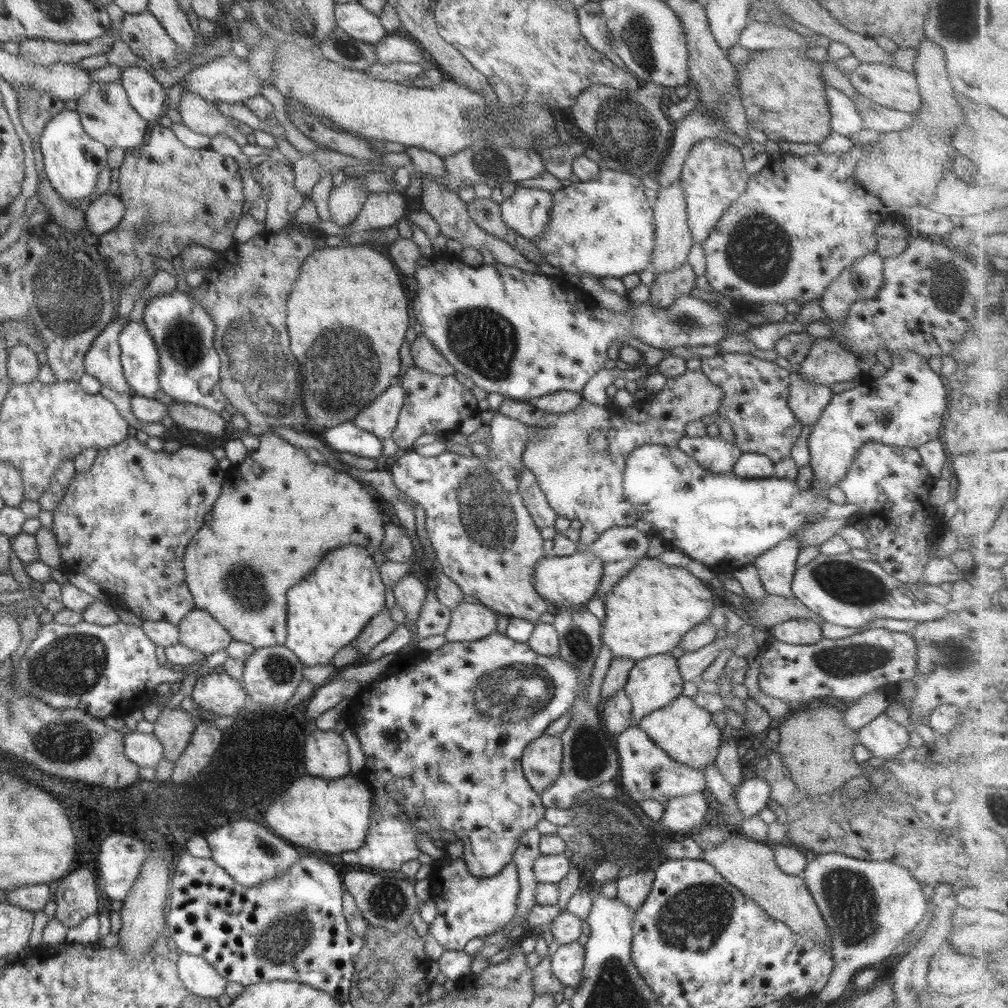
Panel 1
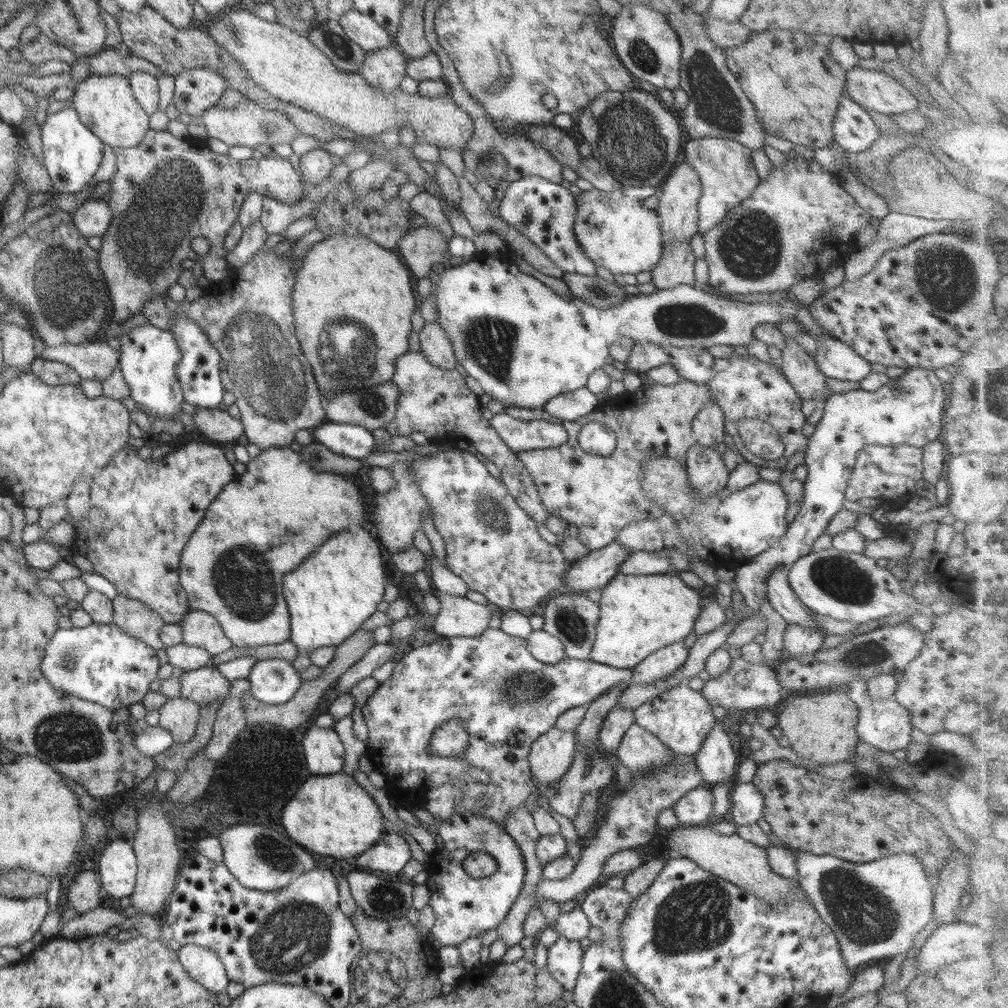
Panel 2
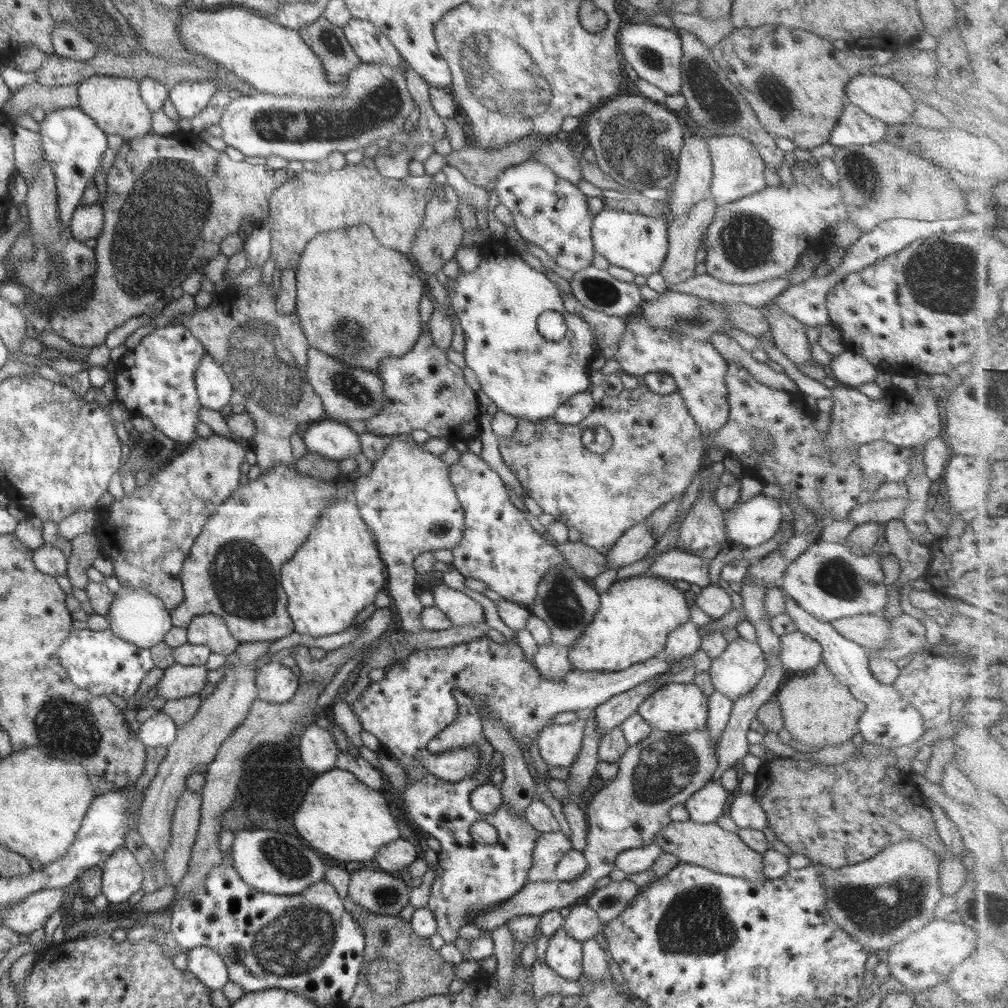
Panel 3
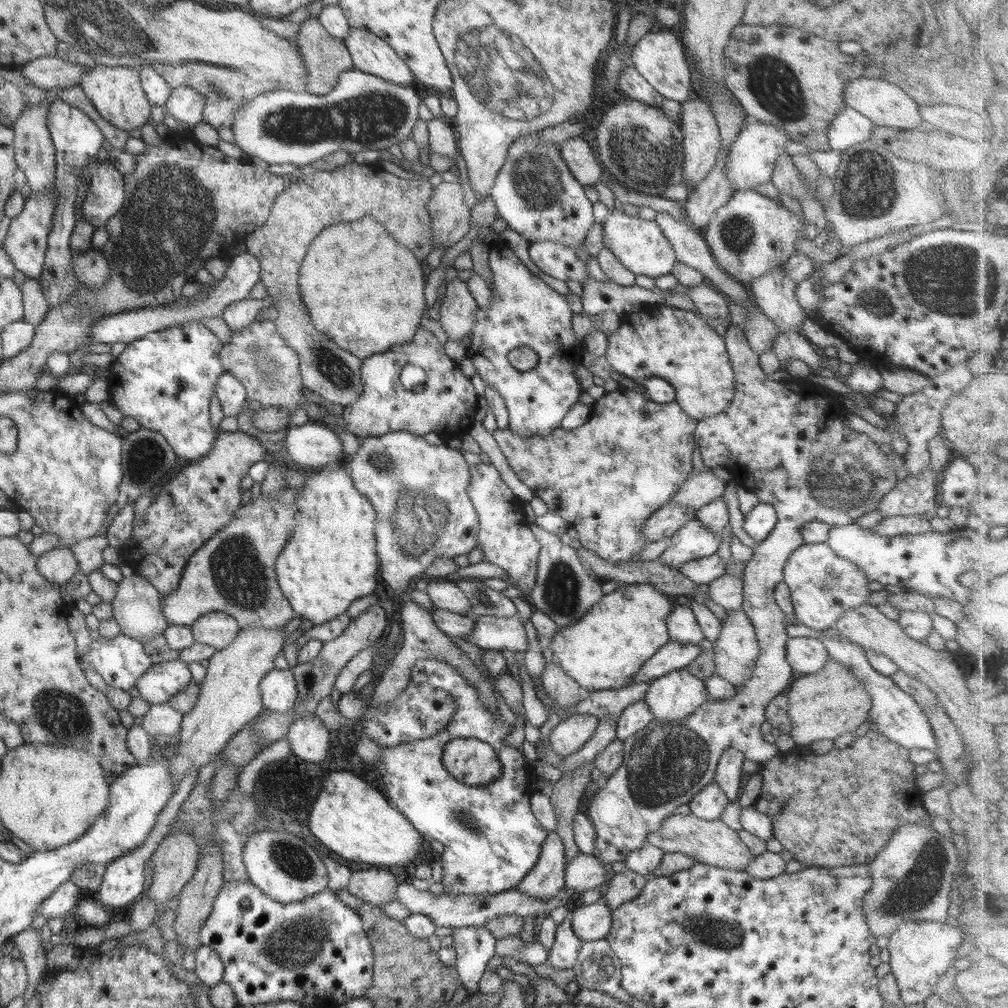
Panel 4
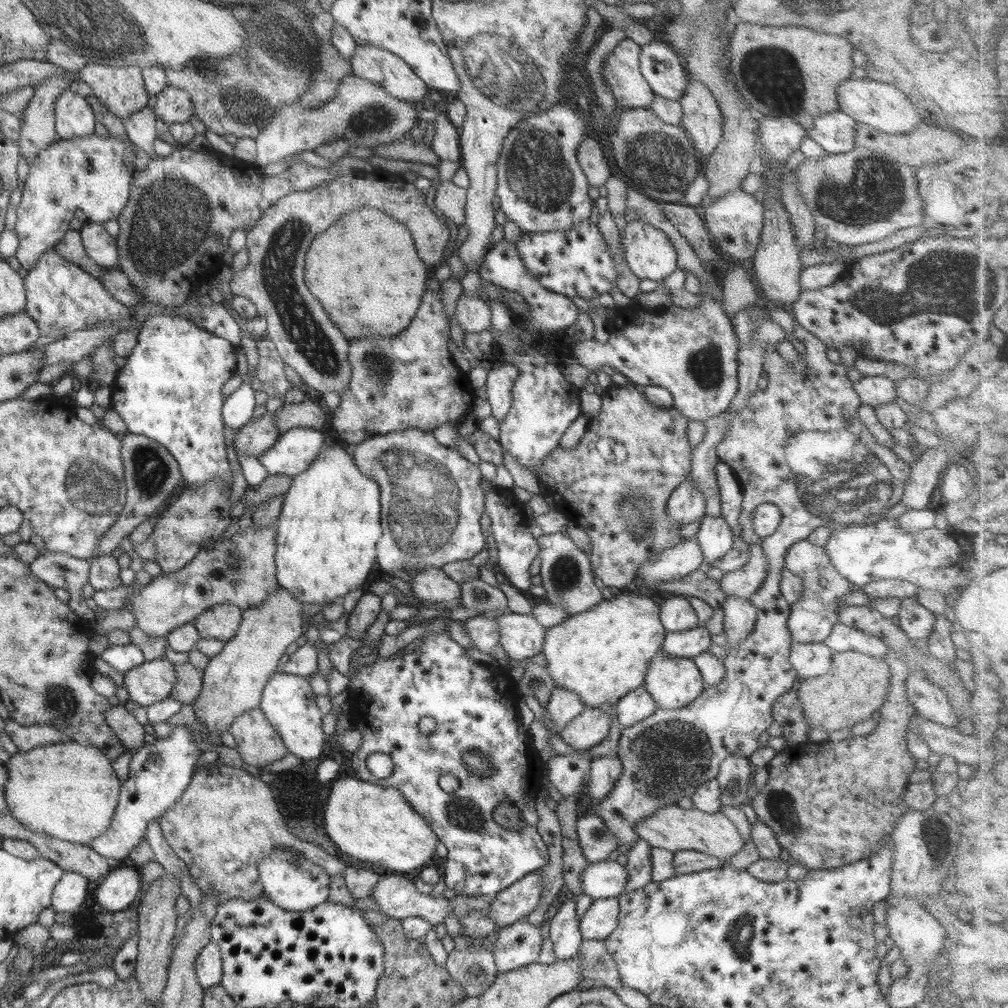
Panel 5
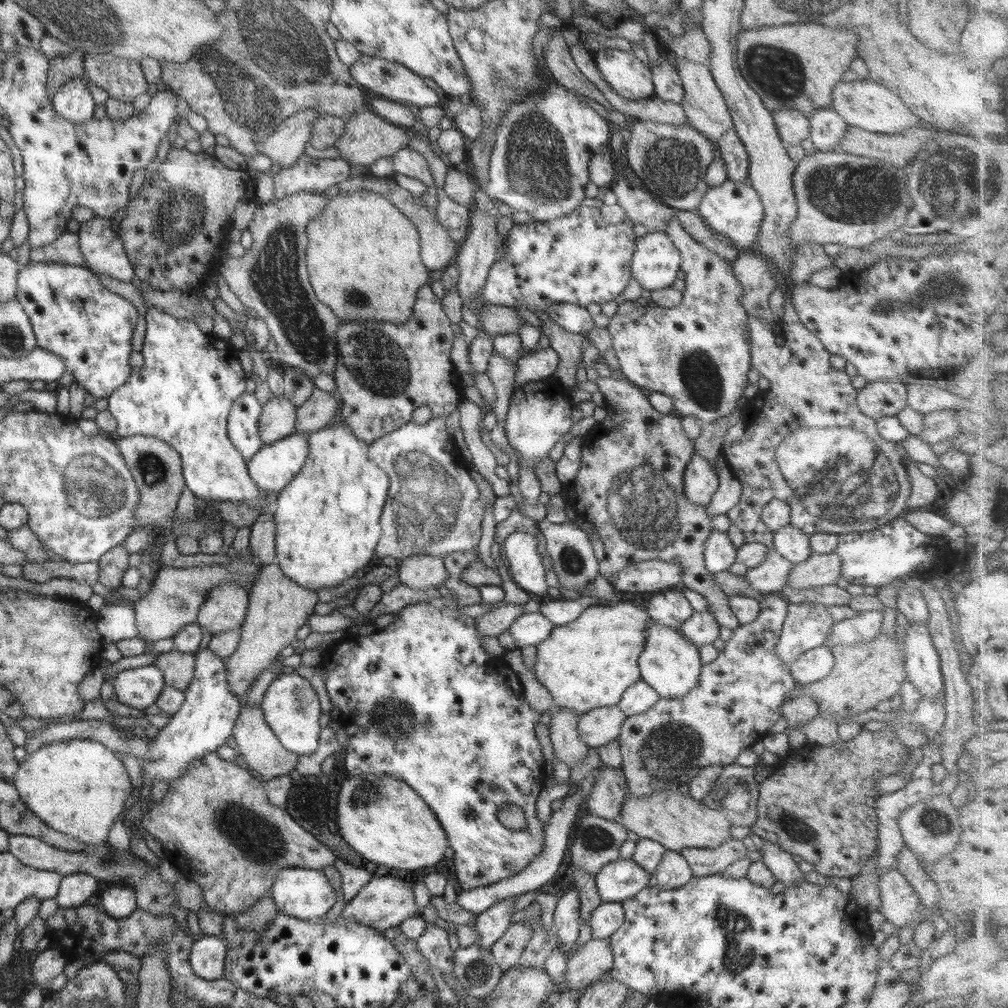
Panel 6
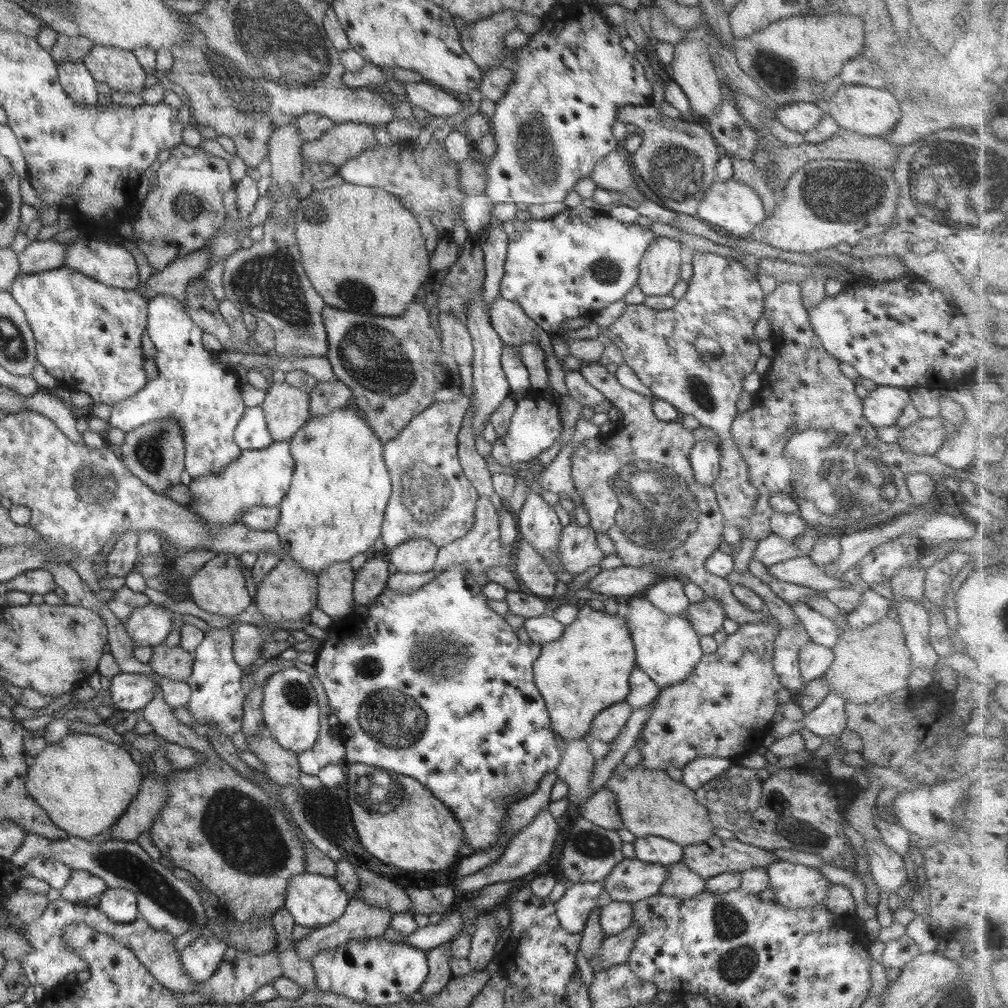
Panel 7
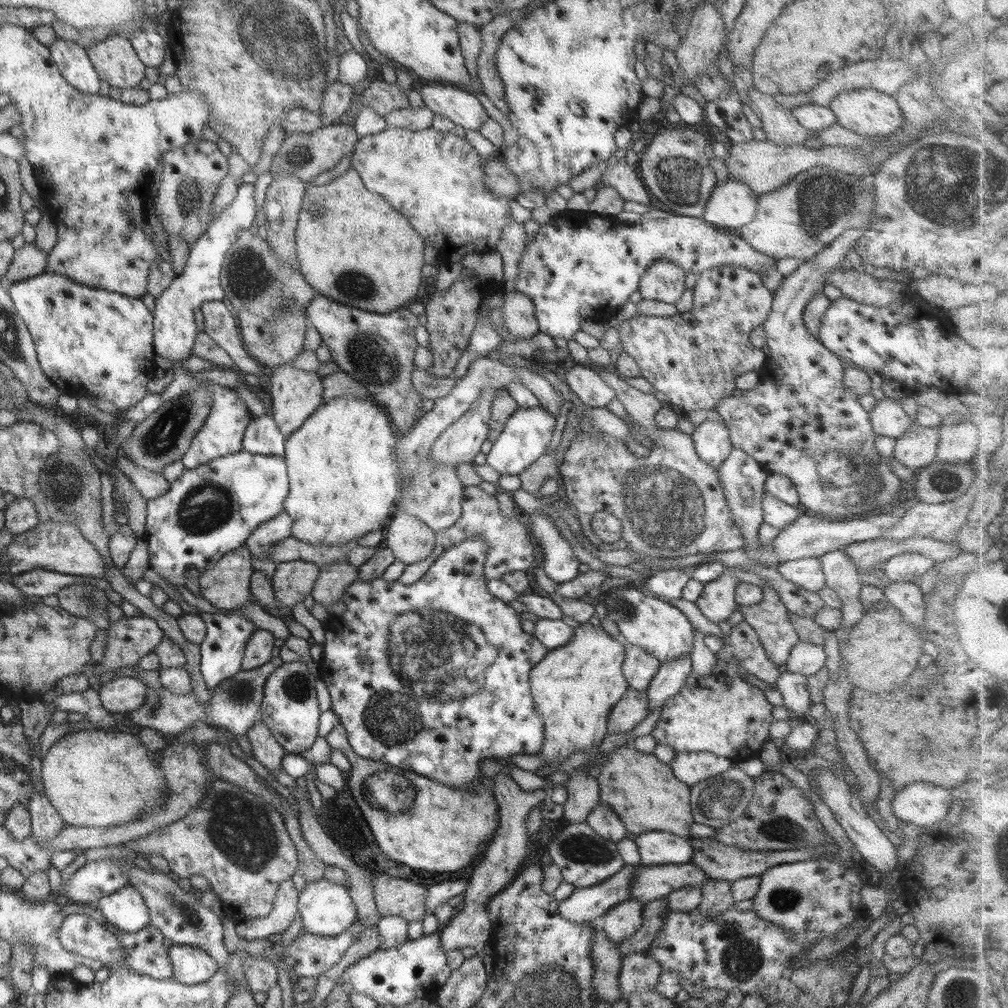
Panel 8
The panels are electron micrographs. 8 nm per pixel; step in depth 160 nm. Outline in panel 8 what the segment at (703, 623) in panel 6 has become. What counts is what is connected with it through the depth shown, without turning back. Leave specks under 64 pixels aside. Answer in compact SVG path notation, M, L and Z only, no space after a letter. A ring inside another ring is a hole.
M726 568L722 576L703 586L698 600L700 612L717 625L719 621L728 619L737 610L735 588L740 582L742 581L732 577Z

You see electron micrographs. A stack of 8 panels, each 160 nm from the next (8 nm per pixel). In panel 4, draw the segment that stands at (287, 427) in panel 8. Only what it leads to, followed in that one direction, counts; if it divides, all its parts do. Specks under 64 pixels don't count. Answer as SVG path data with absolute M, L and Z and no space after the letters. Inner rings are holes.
M221 431L220 433L218 433L218 438L214 440L214 445L211 446L211 449L204 456L202 456L202 458L187 463L186 466L184 466L182 470L180 470L180 472L178 472L178 474L174 476L174 478L170 478L170 480L168 480L166 484L162 484L162 486L160 486L160 492L158 492L158 496L152 497L152 505L148 506L146 514L144 514L144 516L139 519L135 518L133 520L133 527L130 536L128 537L128 540L126 540L126 542L123 544L122 550L125 558L128 559L128 562L130 563L134 572L142 578L147 578L148 582L150 582L150 584L152 584L152 586L154 586L154 588L158 590L161 596L174 592L178 588L182 571L184 570L184 567L186 566L186 563L188 562L190 556L192 556L192 554L194 554L194 552L196 552L196 550L198 550L198 548L200 548L211 536L214 536L218 531L221 531L224 526L226 526L226 524L228 524L230 520L232 520L232 517L234 516L234 513L236 513L236 510L240 508L240 502L243 495L240 490L240 479L243 476L246 476L252 464L266 463L269 456L270 453L261 446L256 438L254 439L252 438L252 436L248 436L244 432L237 431L230 433Z

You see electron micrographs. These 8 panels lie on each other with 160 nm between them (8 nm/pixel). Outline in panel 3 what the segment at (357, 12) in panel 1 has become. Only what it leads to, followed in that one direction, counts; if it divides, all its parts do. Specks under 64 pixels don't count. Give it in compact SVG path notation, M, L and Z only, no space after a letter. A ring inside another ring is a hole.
M351 17L348 24L343 27L343 32L363 63L382 63L404 69L404 62L398 49L370 22Z

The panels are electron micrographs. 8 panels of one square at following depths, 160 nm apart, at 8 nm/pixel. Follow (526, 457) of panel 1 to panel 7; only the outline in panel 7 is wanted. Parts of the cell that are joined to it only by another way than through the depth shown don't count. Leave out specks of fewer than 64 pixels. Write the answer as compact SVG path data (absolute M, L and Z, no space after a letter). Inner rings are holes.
M583 363L579 372L588 384L602 392L611 405L622 411L624 415L622 420L614 423L613 433L600 434L595 441L576 445L571 456L571 475L575 488L573 496L588 513L589 525L594 532L608 534L615 545L615 555L622 558L624 566L657 566L666 570L666 574L668 574L666 578L680 578L685 582L697 584L705 592L706 597L719 600L727 618L734 620L739 625L772 619L765 608L754 612L738 602L727 579L708 572L705 567L705 560L724 541L722 533L725 518L719 508L712 486L701 486L694 480L689 461L689 454L696 444L693 432L684 428L680 421L662 422L662 420L658 420L652 409L654 398L642 396L638 392L621 386L612 368L601 366L599 363Z

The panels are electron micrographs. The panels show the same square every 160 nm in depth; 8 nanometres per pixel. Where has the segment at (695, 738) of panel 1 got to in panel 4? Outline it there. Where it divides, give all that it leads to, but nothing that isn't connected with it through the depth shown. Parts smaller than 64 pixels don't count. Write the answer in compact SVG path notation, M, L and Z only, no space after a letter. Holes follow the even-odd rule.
M675 669L649 682L643 700L656 720L687 718L709 700L705 682L687 669Z

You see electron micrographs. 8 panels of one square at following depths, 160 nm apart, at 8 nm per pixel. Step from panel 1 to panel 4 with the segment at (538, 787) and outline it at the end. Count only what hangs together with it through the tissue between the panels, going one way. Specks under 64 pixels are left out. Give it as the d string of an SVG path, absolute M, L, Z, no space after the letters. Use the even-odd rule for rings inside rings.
M573 714L562 718L549 734L550 748L558 756L576 754L594 734L599 718L590 714Z

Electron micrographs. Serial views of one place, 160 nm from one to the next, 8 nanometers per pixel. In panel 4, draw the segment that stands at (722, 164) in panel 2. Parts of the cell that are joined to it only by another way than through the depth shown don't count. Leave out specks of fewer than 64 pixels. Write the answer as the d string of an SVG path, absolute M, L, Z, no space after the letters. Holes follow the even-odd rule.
M748 115L742 130L735 136L727 150L726 176L736 191L753 190L759 184L771 182L775 169L775 160L780 153L786 153L785 147L789 140L787 132L774 124L764 124L757 118Z

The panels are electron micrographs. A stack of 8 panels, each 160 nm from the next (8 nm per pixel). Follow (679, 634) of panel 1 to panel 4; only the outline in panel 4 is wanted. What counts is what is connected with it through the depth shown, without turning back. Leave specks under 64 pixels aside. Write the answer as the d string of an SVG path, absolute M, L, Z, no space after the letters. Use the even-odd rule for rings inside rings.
M619 584L619 587L605 594L585 615L566 628L557 628L552 643L546 651L570 678L573 678L586 692L618 689L631 682L638 669L662 649L669 640L666 619L675 607L667 594L649 584Z

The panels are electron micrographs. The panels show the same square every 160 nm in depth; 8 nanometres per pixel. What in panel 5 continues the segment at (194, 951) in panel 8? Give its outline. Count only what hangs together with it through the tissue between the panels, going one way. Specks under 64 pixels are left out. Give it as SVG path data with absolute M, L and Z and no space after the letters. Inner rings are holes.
M210 941L195 960L195 974L200 987L206 990L219 985L223 974L222 967L220 947Z

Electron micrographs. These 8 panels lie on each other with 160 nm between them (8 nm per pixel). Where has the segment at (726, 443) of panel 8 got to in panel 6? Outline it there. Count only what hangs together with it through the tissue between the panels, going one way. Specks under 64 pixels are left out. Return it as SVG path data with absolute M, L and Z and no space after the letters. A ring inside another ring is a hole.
M694 453L683 476L684 497L700 507L707 507L719 487L719 476L704 457Z

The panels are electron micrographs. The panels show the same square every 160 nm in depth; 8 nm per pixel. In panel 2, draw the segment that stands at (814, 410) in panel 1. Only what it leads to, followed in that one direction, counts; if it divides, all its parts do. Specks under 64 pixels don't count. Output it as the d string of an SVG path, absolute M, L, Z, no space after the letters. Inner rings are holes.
M787 336L787 345L781 349L779 365L786 381L798 393L803 401L824 401L826 394L826 376L820 372L818 365L810 354L794 340Z

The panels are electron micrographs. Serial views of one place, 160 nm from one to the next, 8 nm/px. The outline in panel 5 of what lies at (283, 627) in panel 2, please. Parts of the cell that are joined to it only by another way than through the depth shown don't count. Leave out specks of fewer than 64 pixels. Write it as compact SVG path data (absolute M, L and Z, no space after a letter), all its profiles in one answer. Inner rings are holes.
M251 524L231 537L221 537L210 550L201 549L184 568L154 577L150 584L132 597L135 624L148 633L148 636L164 638L175 628L192 623L202 612L219 604L233 604L244 611L265 602L279 590L275 565L276 533L274 527L260 528Z

